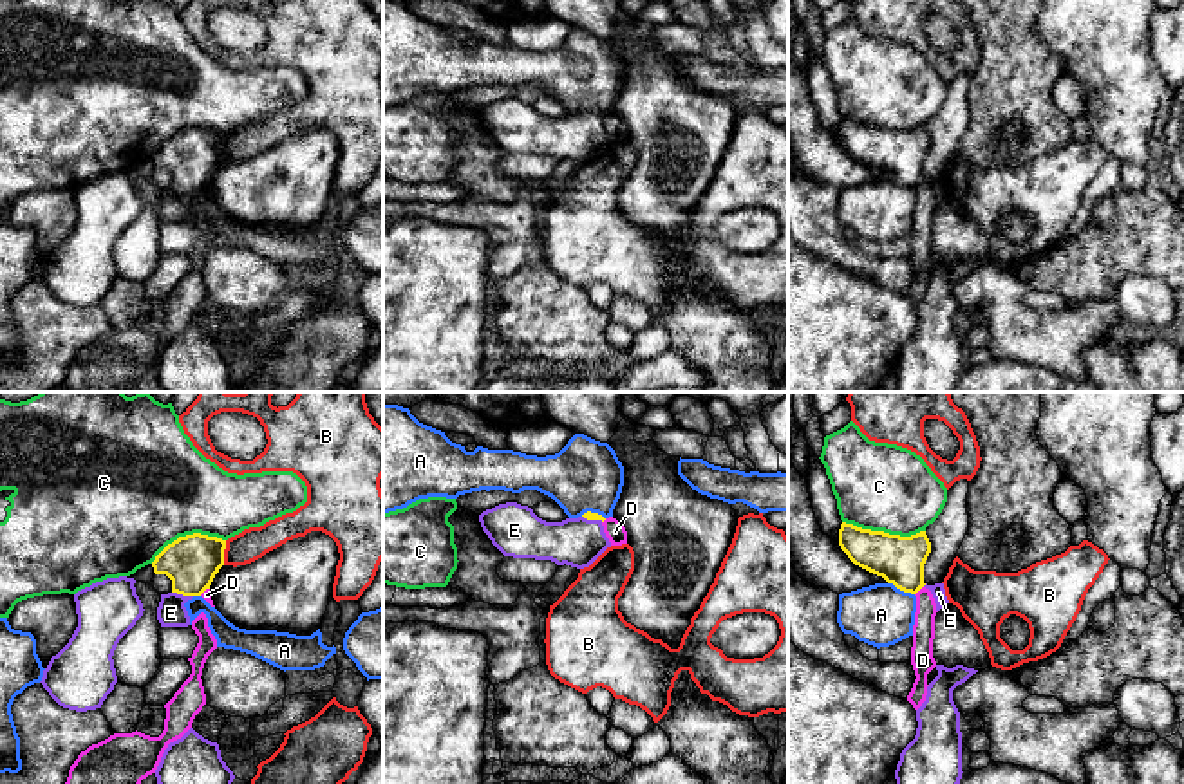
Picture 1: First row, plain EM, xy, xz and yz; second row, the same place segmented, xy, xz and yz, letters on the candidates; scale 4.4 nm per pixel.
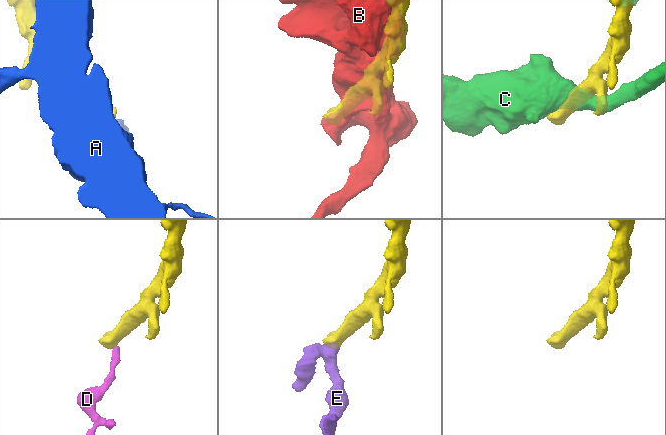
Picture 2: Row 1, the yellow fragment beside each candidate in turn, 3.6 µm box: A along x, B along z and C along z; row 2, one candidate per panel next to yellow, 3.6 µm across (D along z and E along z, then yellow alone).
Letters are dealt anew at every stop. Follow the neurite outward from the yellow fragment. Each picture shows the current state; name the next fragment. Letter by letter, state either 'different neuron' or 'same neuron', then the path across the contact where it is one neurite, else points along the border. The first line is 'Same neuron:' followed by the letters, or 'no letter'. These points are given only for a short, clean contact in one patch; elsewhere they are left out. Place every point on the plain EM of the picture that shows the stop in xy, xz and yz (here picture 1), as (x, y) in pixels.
Same neuron: E
A: different neuron; border along yz (888, 177), (913, 190)
B: different neuron
C: different neuron
D: different neuron; border along yz (922, 181), (915, 190)
E: same neuron; runs through xy (190, 158), (190, 172), (183, 190), (170, 208)

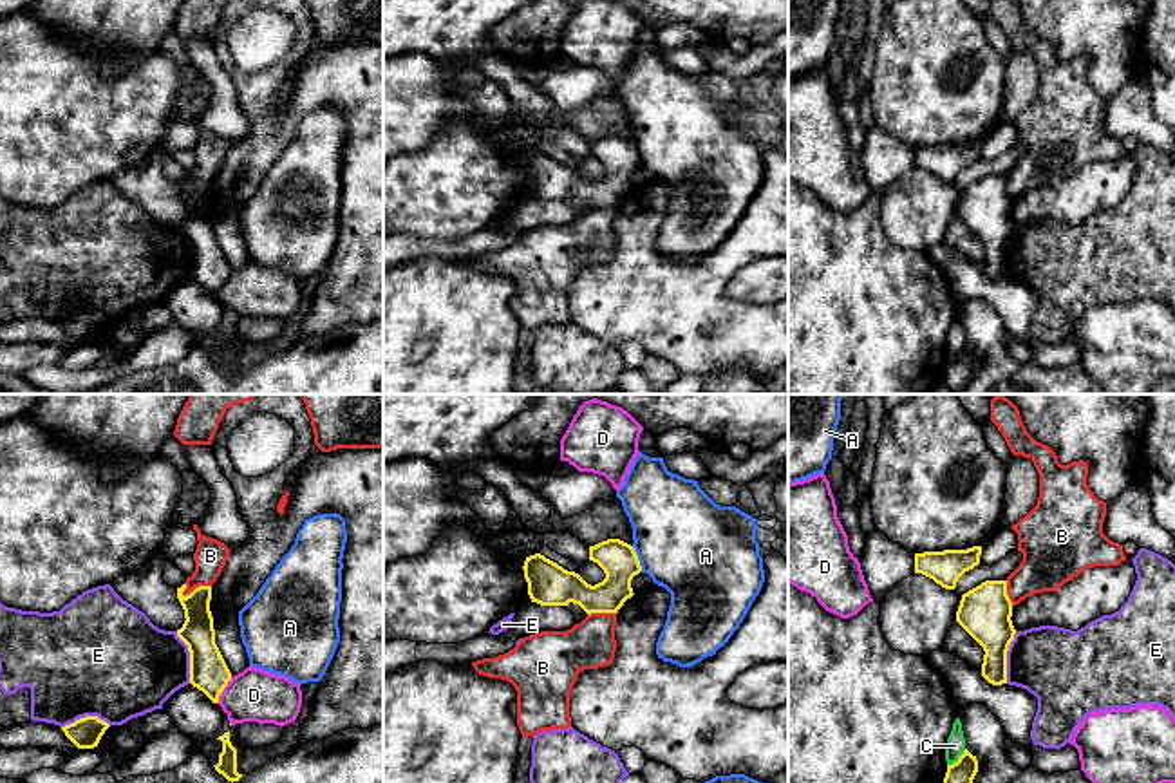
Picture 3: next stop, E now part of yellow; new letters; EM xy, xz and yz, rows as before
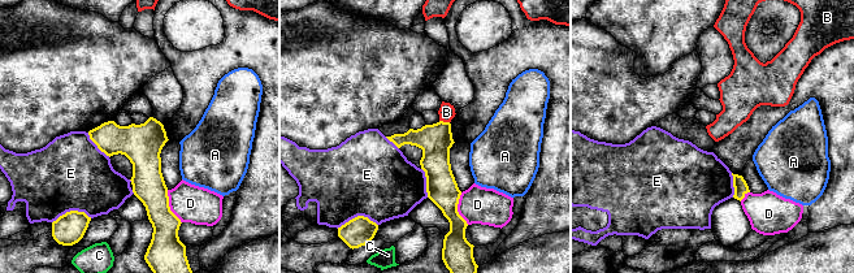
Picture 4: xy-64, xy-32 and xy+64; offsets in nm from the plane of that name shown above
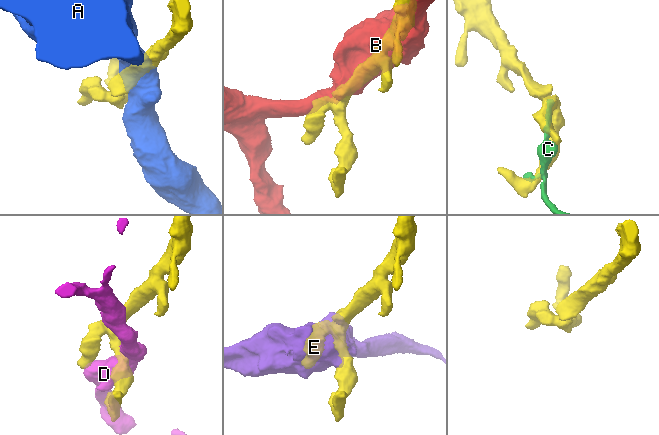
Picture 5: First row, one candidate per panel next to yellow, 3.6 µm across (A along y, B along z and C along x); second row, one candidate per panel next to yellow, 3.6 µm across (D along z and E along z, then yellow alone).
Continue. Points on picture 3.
Same neuron: no letter
A: different neuron
B: different neuron; border along xy (210, 179), (199, 179), (188, 188), (181, 188)
C: different neuron
D: different neuron; border along xy (232, 272), (217, 297)
E: different neuron

